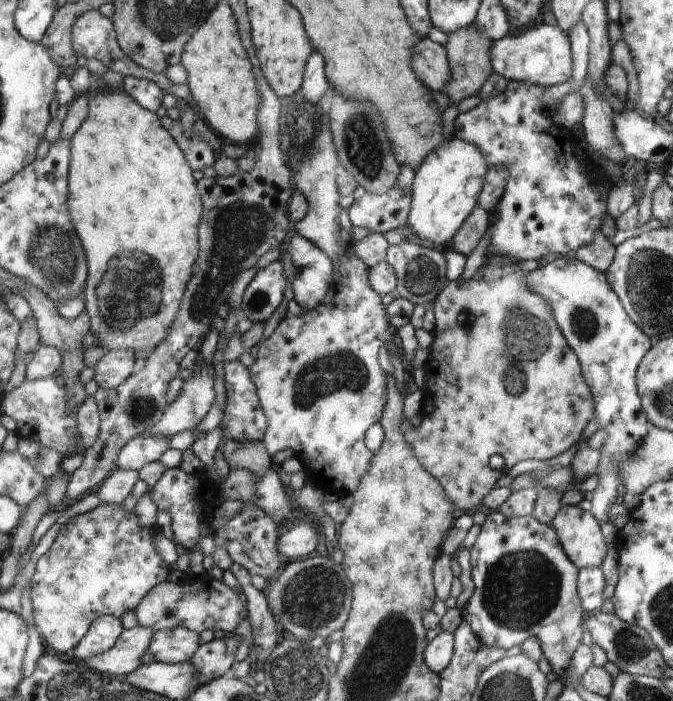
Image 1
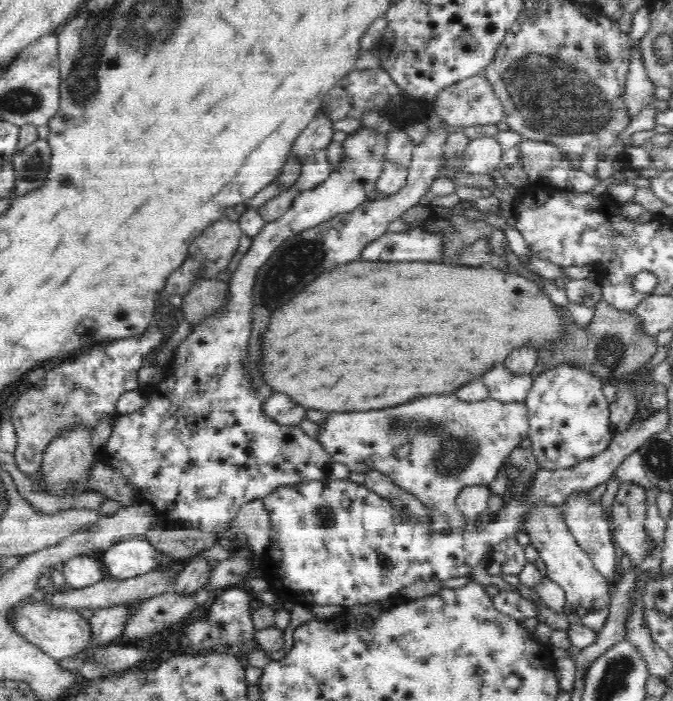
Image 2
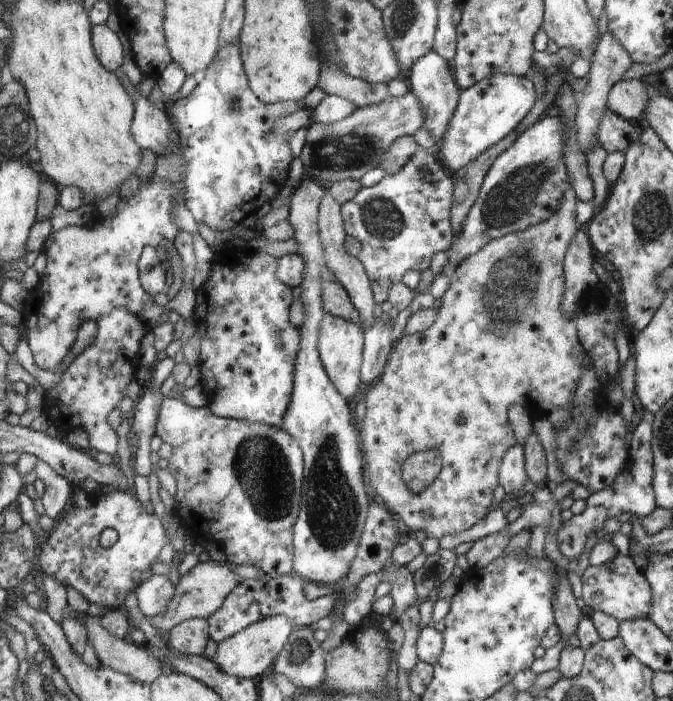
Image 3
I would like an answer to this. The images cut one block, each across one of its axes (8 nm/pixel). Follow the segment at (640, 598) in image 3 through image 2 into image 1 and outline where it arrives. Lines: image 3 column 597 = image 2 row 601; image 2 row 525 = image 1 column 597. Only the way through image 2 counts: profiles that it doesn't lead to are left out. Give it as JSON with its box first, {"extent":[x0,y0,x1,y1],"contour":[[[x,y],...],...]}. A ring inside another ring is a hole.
{"extent":[551,505,606,570],"contour":[[[562,505],[551,526],[558,533],[568,558],[580,570],[602,566],[606,544],[591,512],[580,509],[578,505]]]}

